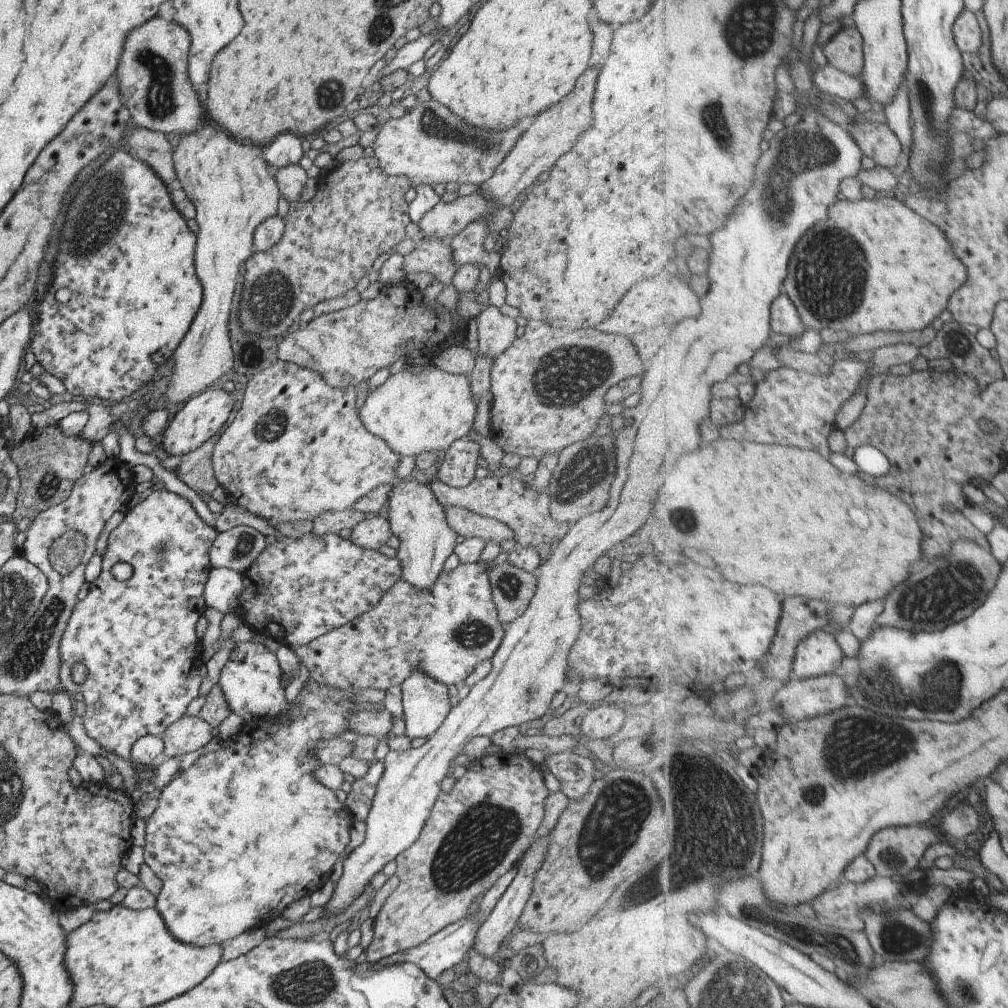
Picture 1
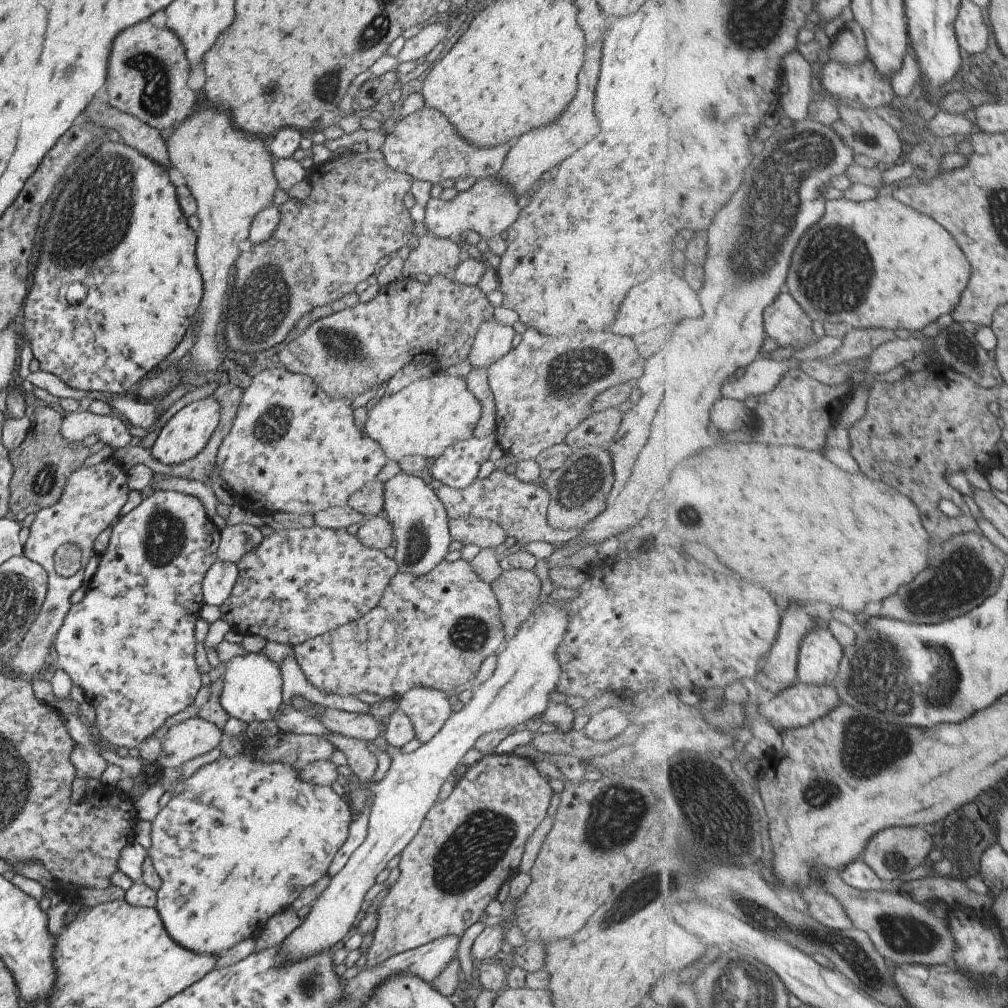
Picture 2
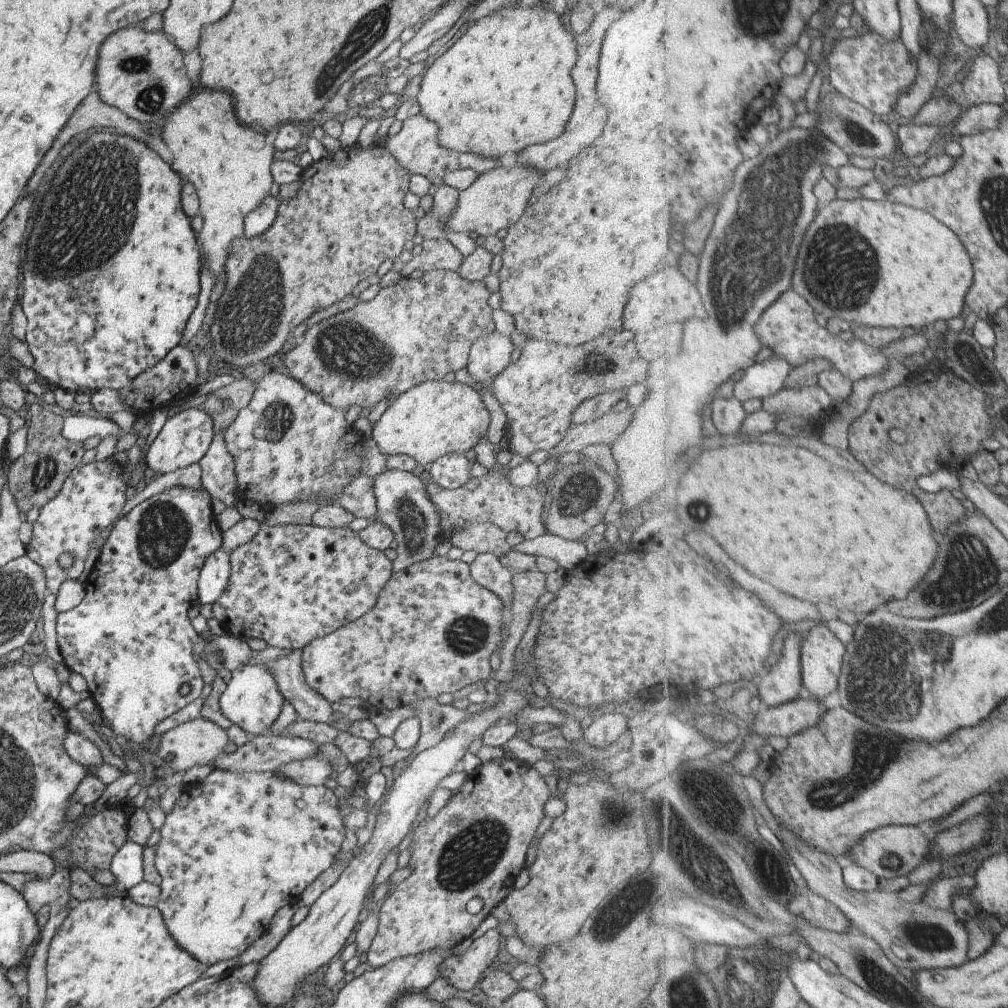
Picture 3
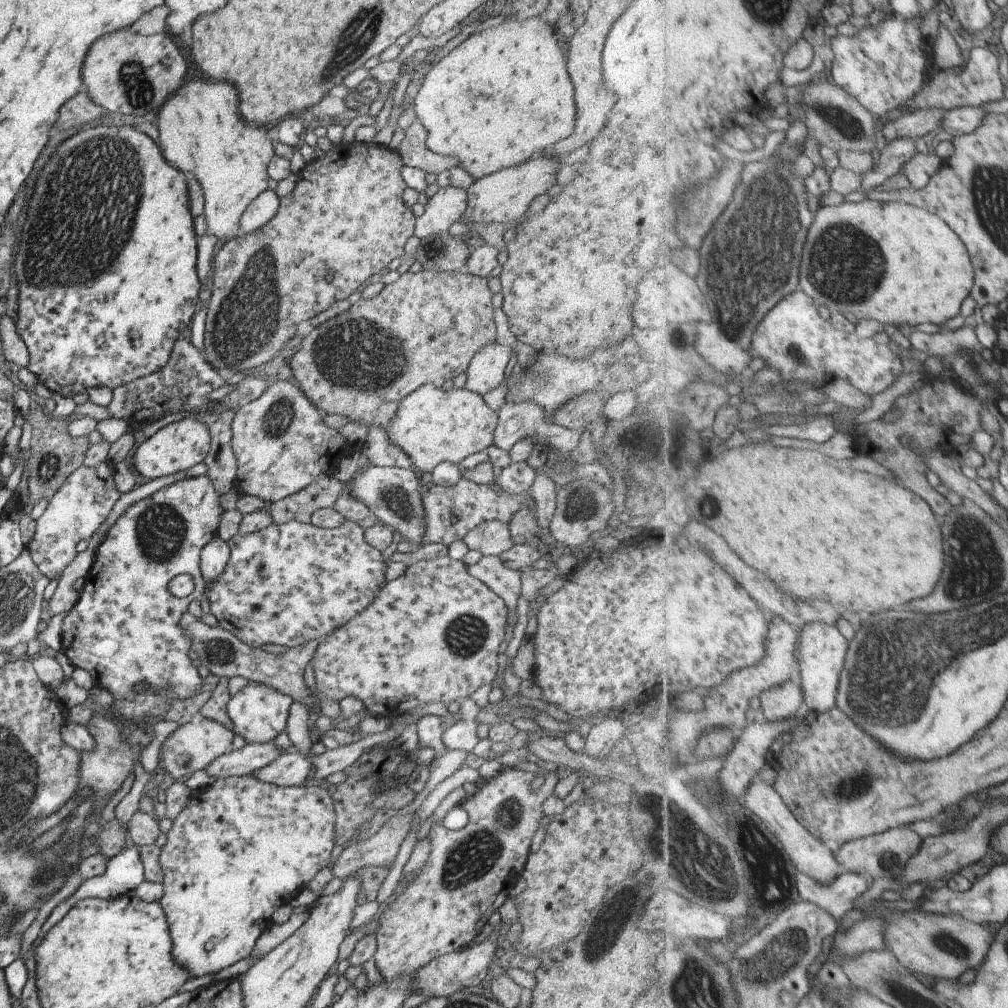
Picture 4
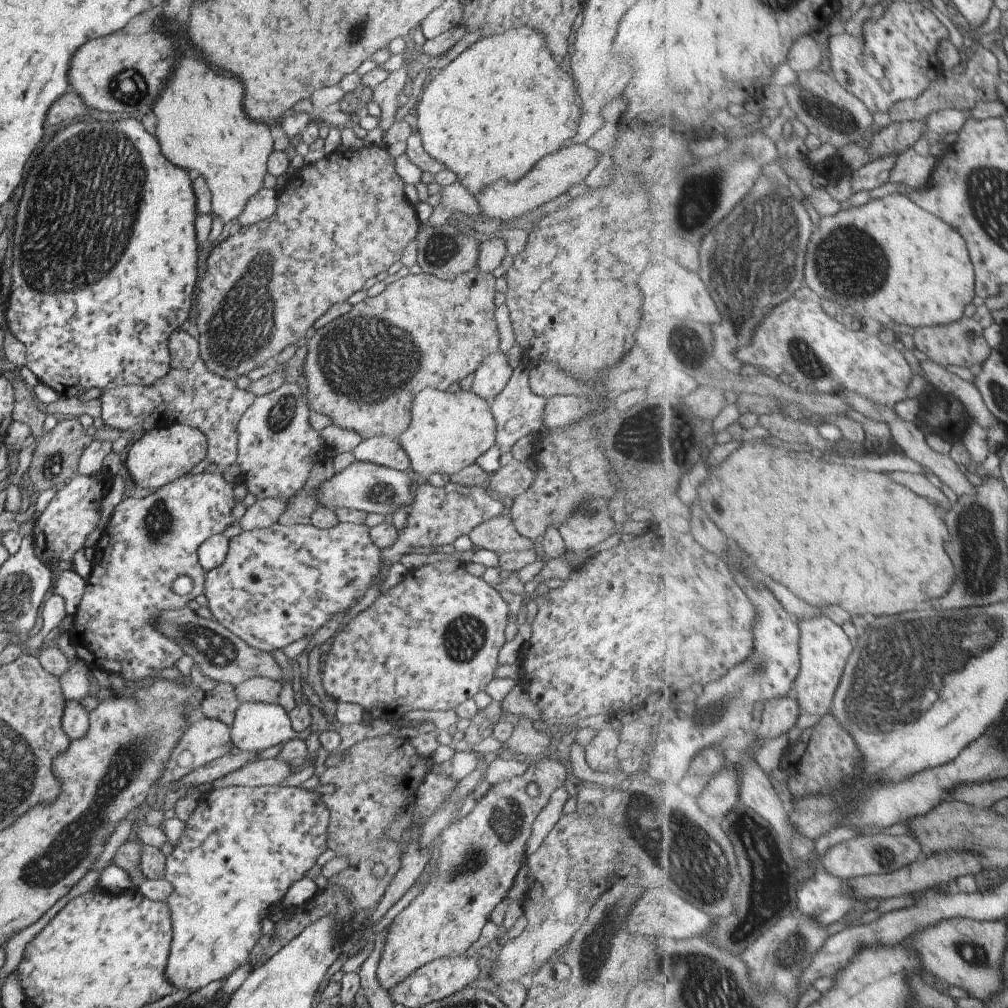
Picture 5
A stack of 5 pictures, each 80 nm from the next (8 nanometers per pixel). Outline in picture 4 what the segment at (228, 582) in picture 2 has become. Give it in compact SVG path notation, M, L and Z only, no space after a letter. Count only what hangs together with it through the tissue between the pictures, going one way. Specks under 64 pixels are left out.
M215 534L213 538L202 546L199 553L199 568L204 578L204 592L201 598L206 598L206 590L209 585L221 574L225 563L228 561L229 551L227 543Z

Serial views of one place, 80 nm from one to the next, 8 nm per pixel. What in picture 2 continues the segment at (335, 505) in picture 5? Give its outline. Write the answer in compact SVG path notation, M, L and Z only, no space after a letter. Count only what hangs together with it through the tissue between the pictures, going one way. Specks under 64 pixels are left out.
M401 471L382 484L382 499L384 519L391 525L392 538L395 540L392 559L396 570L414 575L430 571L443 560L451 540L445 509L427 486L426 478L414 477Z

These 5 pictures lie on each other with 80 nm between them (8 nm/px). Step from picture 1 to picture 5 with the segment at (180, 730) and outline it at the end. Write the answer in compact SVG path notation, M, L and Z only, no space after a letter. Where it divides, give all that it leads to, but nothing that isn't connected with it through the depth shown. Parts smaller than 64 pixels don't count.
M196 717L191 724L185 729L182 737L178 740L175 748L171 751L170 759L163 770L161 778L157 780L154 788L154 797L159 790L169 785L170 782L177 782L185 773L195 770L197 767L207 764L209 761L220 759L223 755L227 755L231 750L232 742L230 741L230 727L219 719L210 719L207 717Z

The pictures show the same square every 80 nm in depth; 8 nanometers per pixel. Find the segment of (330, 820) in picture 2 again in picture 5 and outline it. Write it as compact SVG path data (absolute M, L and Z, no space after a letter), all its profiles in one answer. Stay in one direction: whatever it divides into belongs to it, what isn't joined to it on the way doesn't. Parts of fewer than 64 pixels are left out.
M265 785L258 787L228 786L211 789L202 794L197 801L193 813L185 823L182 839L173 847L170 855L165 856L164 878L170 882L173 892L166 898L172 920L172 937L168 950L168 957L164 968L165 980L176 989L188 988L196 991L209 983L227 978L237 967L246 962L246 958L261 935L259 921L265 917L269 906L280 900L286 888L298 878L305 876L305 872L313 866L315 858L326 849L326 830L328 826L328 810L320 801L319 794L308 792L297 787L280 787L279 785Z

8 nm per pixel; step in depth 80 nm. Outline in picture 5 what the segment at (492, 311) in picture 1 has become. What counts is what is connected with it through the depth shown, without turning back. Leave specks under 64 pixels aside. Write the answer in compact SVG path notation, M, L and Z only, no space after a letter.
M503 353L488 356L471 374L470 391L490 403L505 388L512 369Z

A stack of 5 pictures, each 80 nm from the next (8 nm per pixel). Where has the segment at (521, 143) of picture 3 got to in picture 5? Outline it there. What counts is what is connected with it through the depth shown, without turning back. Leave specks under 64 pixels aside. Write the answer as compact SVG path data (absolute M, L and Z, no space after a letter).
M528 24L521 26L505 27L497 29L488 37L478 38L471 46L461 52L452 62L445 65L436 75L433 80L427 84L422 94L419 94L419 102L415 106L415 116L412 127L420 136L420 141L423 150L439 164L442 164L445 169L455 174L456 182L459 183L468 193L471 193L474 198L477 193L488 187L496 180L505 179L510 183L514 183L521 179L526 172L546 154L559 150L559 148L568 144L569 140L577 132L579 124L579 116L581 110L575 102L575 88L571 78L551 60L551 54L547 52L544 40L540 33L537 33Z

